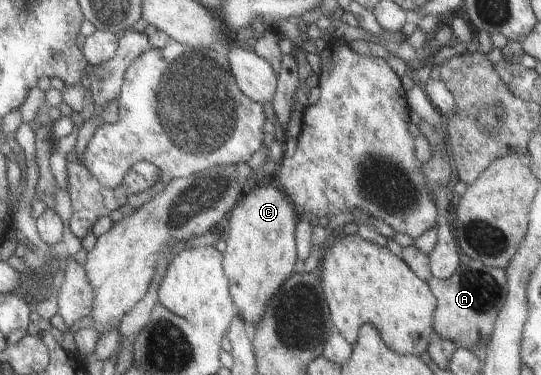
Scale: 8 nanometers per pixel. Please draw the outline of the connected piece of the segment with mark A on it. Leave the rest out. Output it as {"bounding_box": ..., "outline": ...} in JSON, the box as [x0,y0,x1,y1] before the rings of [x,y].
{"bounding_box":[427,258,507,351],"outline":[[[462,258],[458,270],[447,279],[432,275],[427,280],[437,300],[433,329],[442,338],[455,342],[457,347],[471,351],[479,341],[488,339],[507,295],[507,274],[500,267],[489,267],[482,262]]]}

